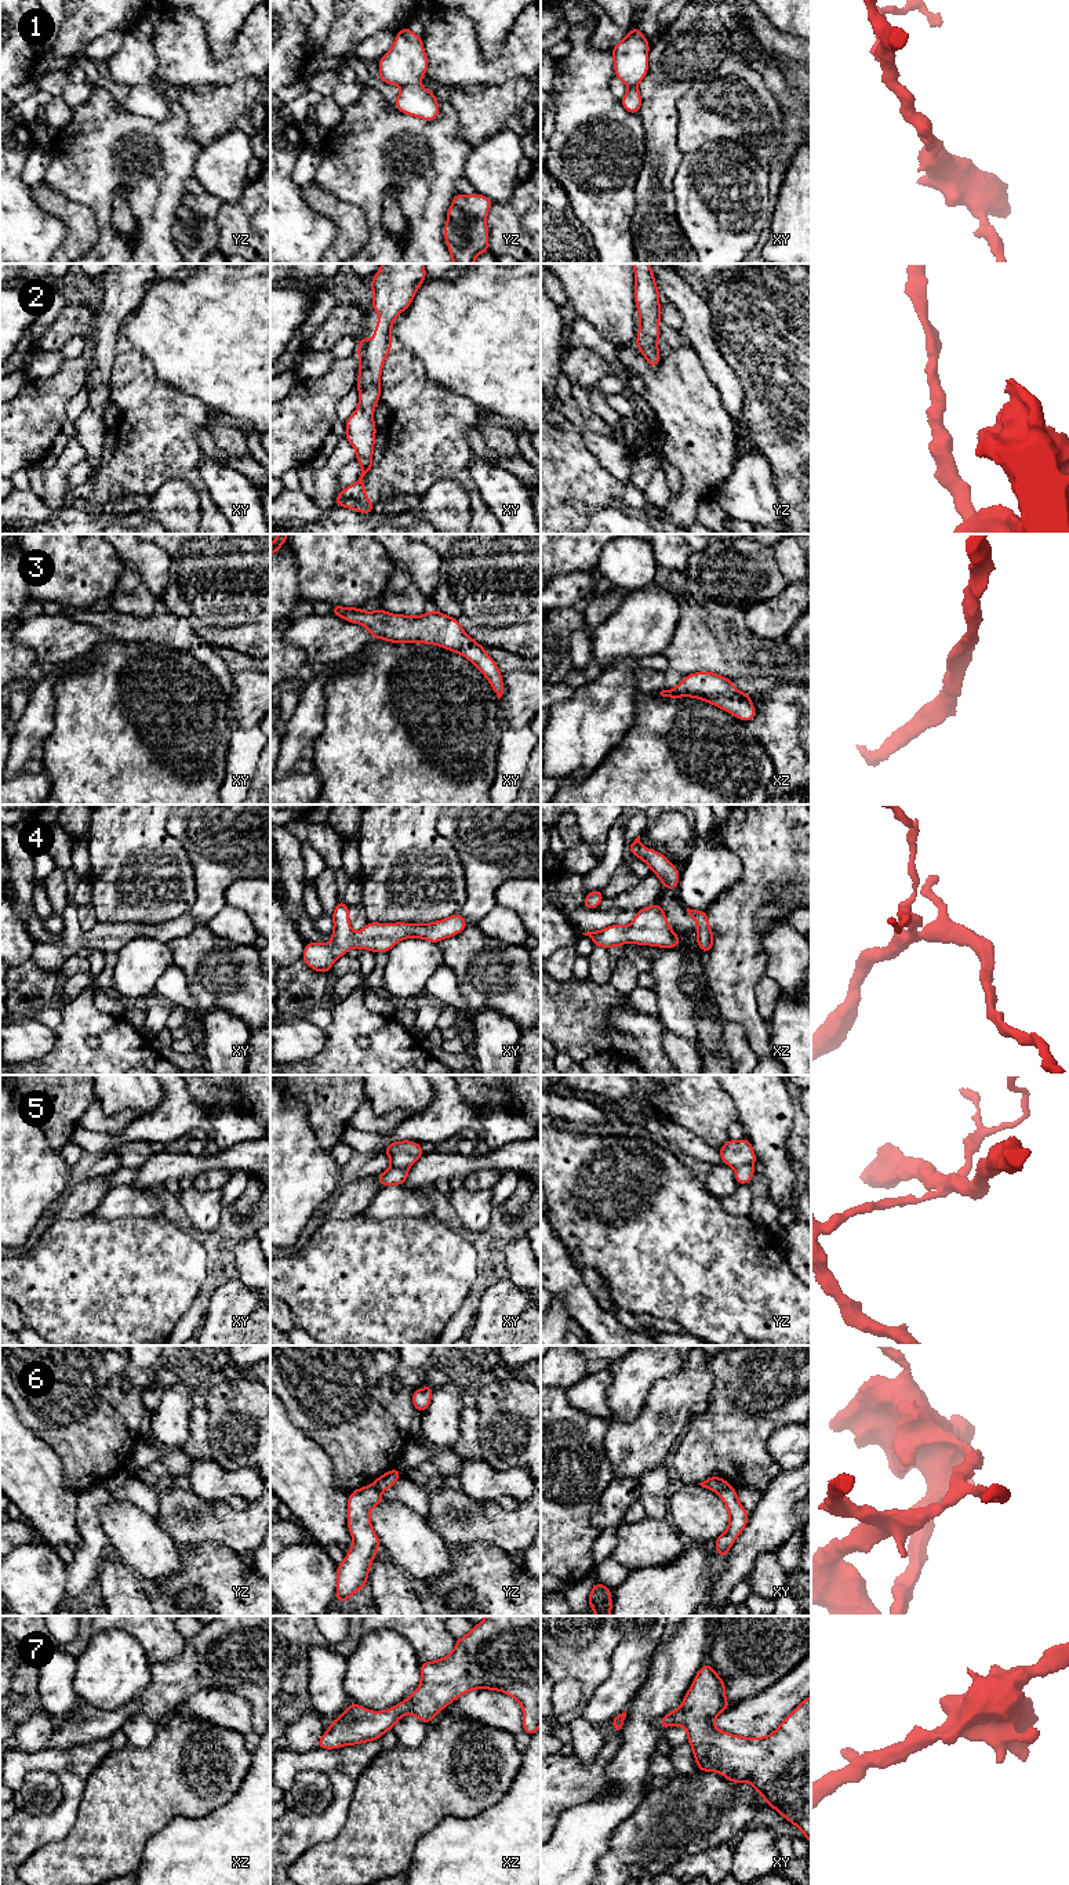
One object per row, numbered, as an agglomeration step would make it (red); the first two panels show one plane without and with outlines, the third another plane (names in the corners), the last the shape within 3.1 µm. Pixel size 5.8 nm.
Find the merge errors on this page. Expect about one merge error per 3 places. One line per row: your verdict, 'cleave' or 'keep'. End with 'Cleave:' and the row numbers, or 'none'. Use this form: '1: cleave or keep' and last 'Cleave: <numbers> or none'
1: keep
2: keep
3: keep
4: keep
5: cleave
6: cleave
7: keep
Cleave: 5, 6

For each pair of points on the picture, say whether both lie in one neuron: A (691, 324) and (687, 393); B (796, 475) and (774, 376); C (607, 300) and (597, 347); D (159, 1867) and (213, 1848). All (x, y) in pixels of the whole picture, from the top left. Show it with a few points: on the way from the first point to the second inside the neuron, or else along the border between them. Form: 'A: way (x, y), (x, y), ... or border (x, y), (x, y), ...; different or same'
A: border (684, 338), (693, 347), (705, 371); different
B: way (796, 450), (796, 439), (785, 428), (785, 400); same
C: border (578, 316), (615, 347); different
D: way (173, 1866), (195, 1866), (199, 1862); same

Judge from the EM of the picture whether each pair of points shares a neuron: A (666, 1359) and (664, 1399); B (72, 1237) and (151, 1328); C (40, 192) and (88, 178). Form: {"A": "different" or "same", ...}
{"A": "different", "B": "same", "C": "different"}

